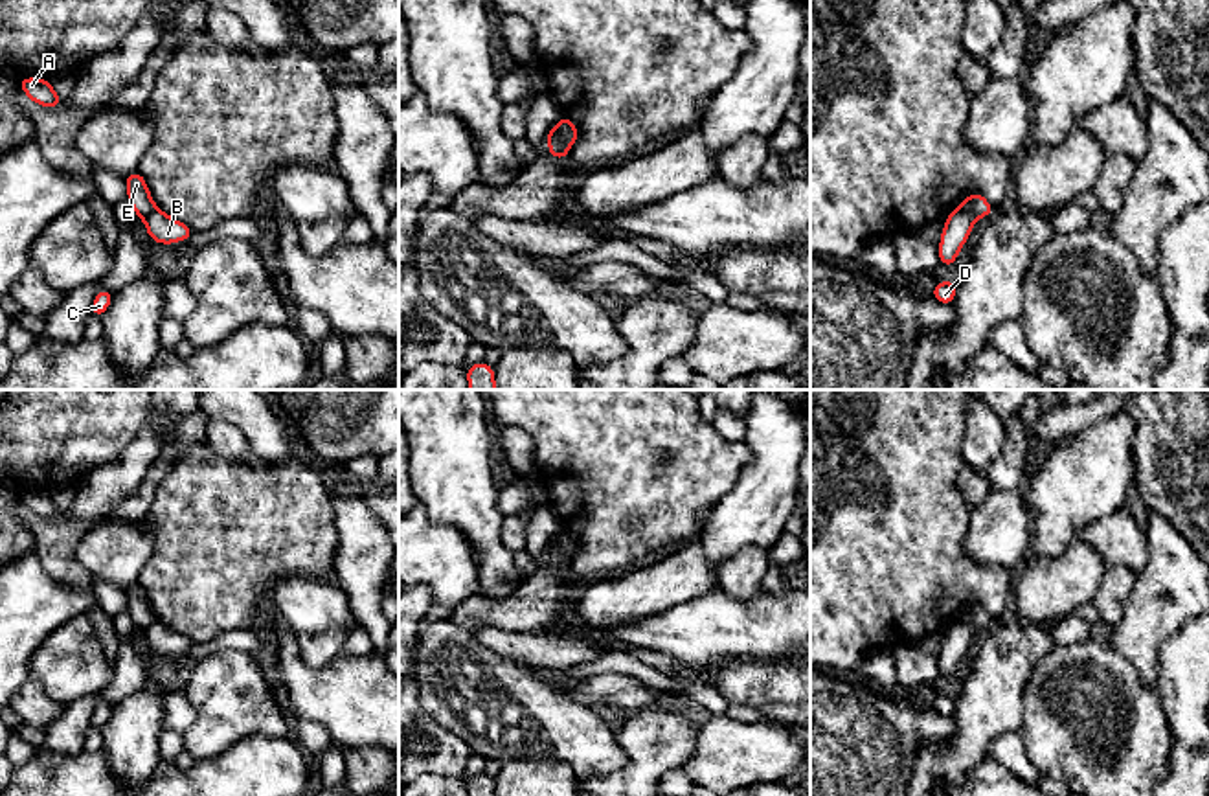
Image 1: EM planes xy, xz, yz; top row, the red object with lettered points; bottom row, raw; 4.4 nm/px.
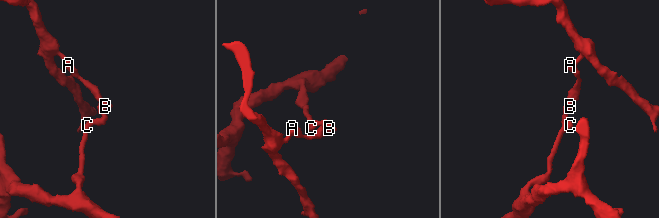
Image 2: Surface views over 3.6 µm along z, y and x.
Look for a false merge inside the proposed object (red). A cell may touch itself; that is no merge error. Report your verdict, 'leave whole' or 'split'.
split

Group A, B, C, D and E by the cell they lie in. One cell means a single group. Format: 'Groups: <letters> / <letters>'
Groups: A E / B C D

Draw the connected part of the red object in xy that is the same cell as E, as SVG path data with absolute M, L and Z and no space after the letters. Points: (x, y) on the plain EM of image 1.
M138 581L125 588L125 596L129 605L127 612L130 614L136 629L145 631L151 623L156 621L147 594Z

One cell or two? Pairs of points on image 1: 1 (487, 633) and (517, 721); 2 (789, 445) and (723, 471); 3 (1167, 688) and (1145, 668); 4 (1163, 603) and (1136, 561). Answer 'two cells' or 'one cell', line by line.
1: two cells
2: two cells
3: two cells
4: two cells

